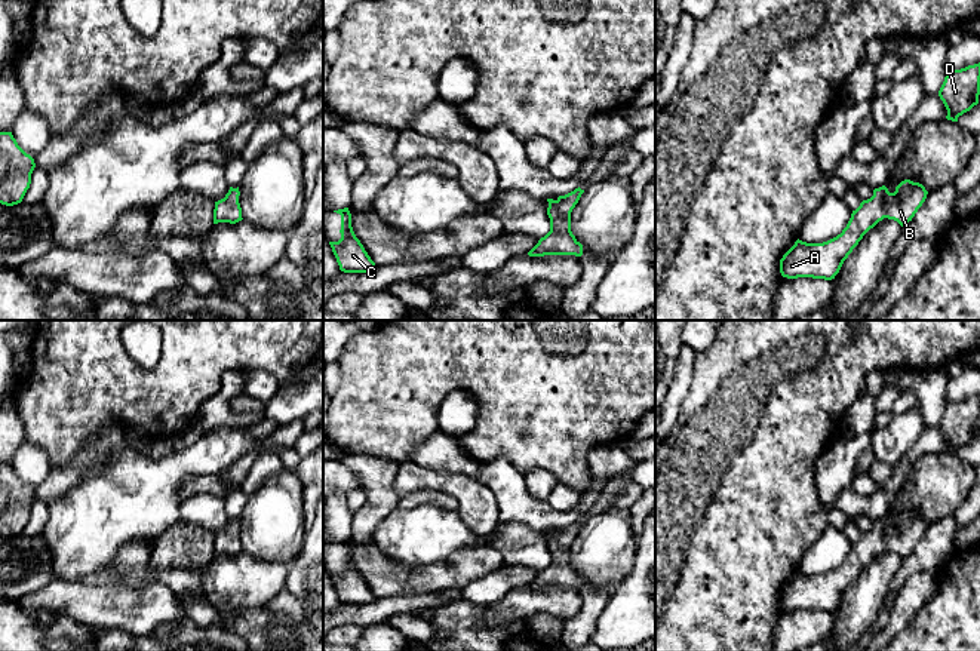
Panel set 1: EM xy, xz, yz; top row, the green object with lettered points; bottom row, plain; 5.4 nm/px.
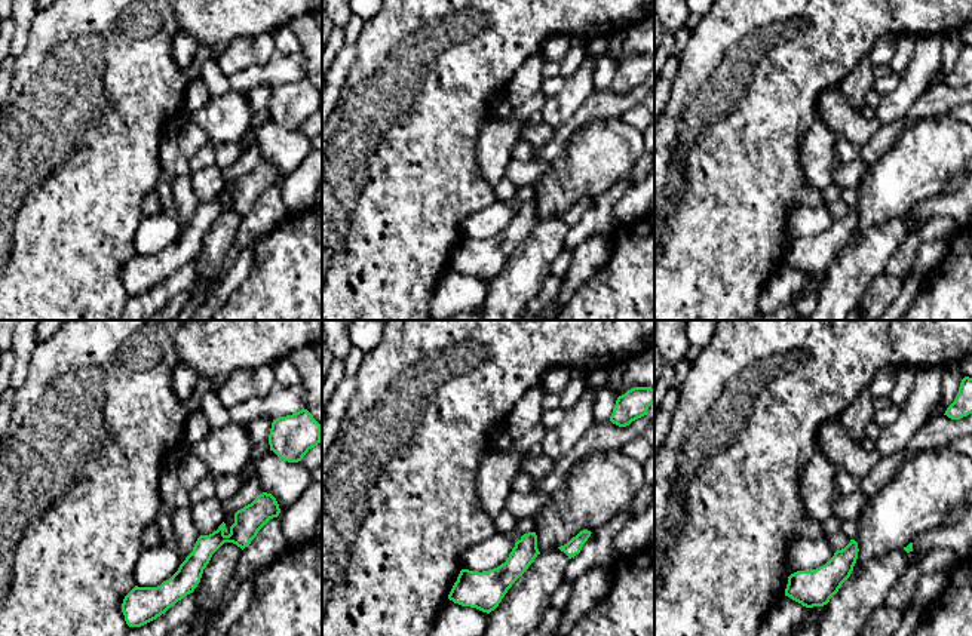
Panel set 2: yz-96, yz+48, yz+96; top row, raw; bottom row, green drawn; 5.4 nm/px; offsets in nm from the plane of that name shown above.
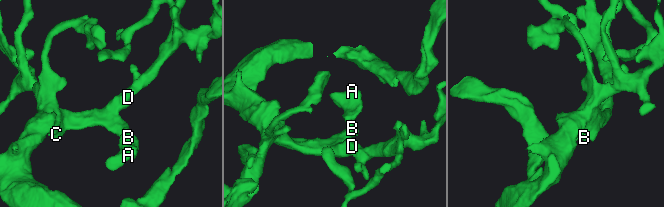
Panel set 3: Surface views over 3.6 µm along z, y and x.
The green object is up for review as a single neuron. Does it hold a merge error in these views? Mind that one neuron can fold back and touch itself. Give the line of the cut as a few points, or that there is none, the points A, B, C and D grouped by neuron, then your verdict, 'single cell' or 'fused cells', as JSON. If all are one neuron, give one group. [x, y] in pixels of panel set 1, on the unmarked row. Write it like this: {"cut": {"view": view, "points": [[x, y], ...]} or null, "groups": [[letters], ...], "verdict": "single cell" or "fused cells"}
{"cut": null, "groups": [["A", "B", "C", "D"]], "verdict": "single cell"}

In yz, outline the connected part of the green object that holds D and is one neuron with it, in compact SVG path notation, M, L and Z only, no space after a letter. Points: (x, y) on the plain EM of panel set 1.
M980 394L961 402L949 403L938 423L938 429L947 442L947 452L958 449L979 436Z

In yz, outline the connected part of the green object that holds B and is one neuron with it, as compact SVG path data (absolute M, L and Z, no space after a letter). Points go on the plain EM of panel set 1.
M901 513L894 525L885 518L852 543L847 559L823 575L796 572L780 592L780 605L787 611L812 609L832 612L863 568L884 550L906 558L927 531L928 523L919 515Z

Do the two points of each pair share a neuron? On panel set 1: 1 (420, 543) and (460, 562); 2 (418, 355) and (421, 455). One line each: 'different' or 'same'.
1: different
2: different

